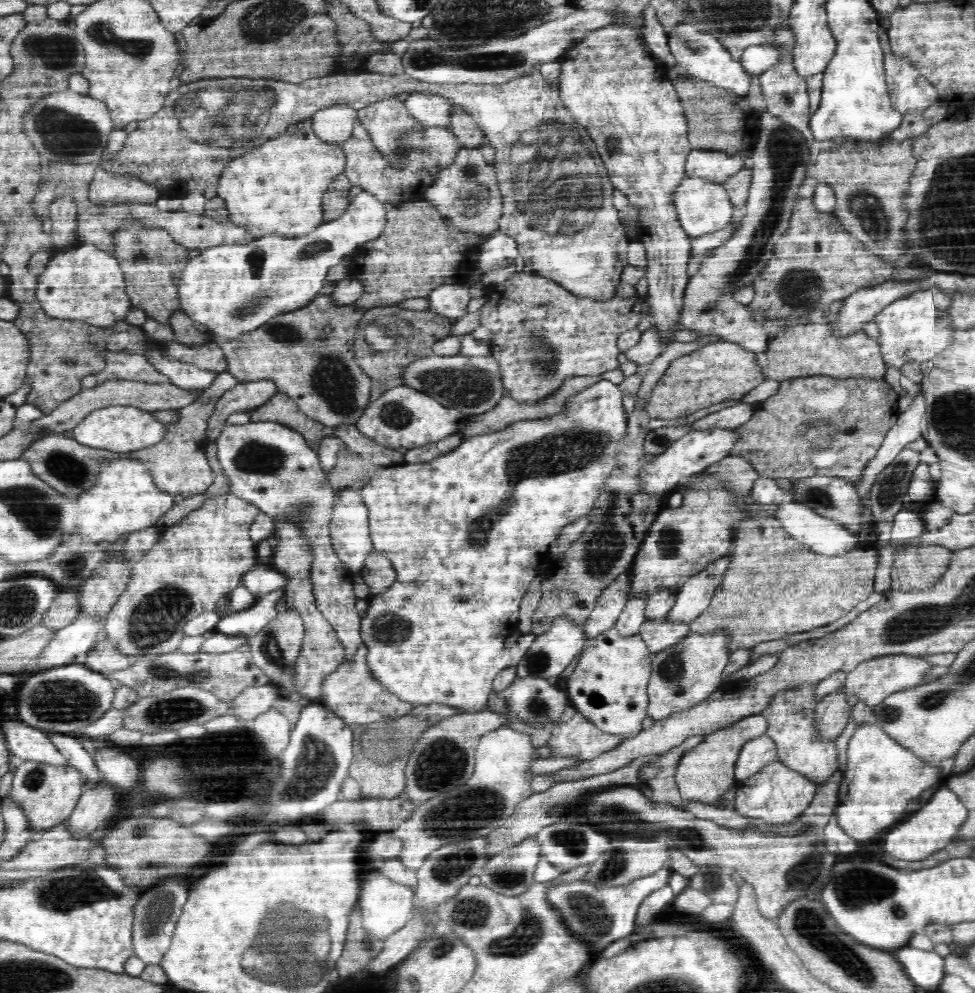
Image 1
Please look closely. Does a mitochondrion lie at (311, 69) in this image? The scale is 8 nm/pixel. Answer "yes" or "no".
no

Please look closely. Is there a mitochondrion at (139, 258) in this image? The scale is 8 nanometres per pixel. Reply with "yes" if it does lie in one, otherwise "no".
yes

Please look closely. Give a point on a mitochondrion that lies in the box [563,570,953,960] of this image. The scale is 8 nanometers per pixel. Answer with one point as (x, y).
(805, 872)

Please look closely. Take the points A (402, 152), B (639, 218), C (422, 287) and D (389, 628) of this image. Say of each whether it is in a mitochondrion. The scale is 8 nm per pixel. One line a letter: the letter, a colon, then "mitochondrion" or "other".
A: other
B: other
C: other
D: mitochondrion

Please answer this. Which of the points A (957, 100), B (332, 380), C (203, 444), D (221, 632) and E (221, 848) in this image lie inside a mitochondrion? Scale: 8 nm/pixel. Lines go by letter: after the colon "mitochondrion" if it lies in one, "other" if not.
A: other
B: mitochondrion
C: other
D: other
E: other

